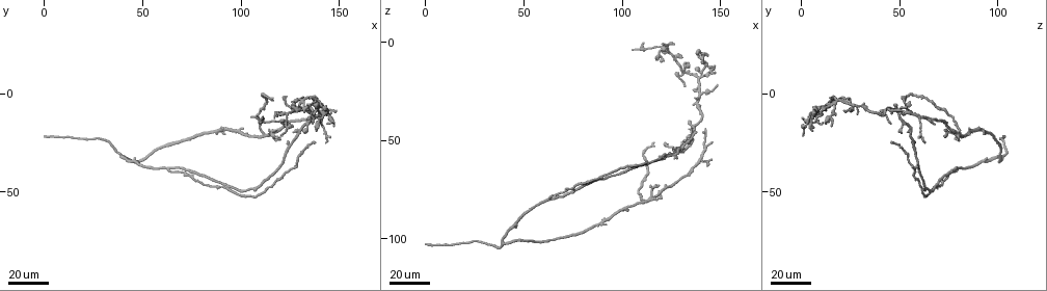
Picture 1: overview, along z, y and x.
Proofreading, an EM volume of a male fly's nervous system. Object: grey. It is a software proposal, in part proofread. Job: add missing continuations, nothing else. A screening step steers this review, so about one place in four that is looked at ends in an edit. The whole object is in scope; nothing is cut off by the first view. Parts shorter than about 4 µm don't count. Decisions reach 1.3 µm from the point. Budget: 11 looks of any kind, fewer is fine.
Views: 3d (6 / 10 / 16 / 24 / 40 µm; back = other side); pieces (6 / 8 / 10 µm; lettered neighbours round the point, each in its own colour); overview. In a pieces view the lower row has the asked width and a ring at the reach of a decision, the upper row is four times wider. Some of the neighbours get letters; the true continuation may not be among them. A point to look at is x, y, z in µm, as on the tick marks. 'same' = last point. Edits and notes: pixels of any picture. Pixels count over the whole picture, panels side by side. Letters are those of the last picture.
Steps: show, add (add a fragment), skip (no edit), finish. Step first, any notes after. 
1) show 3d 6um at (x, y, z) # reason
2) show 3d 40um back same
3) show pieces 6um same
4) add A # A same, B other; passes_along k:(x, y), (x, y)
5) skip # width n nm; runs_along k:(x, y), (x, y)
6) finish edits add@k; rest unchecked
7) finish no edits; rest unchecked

show 3d 24um at (118, 22, 73)

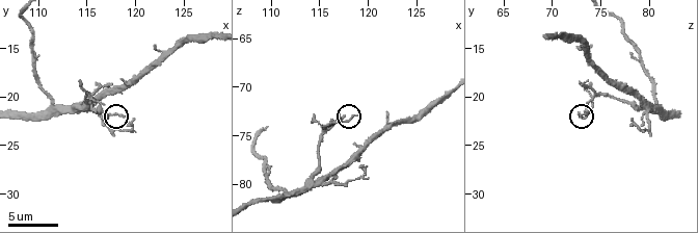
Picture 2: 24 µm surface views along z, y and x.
show 3d 6um at (118.6, 22.0, 73.0)

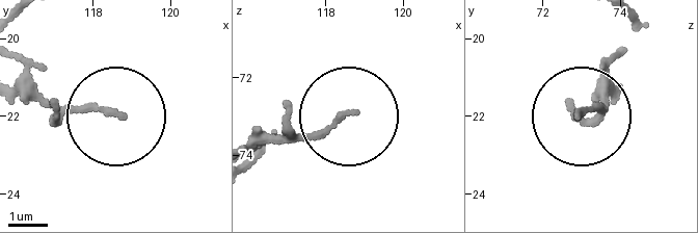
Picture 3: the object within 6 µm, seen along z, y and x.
show pieces 10um at (118.55, 21.95, 72.90)

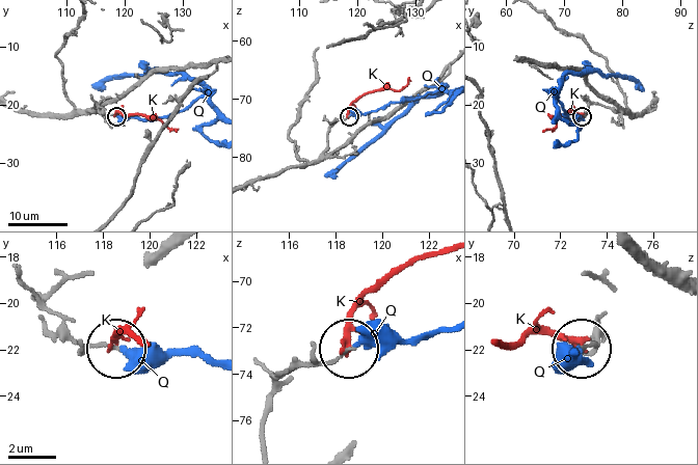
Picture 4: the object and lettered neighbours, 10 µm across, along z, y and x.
skip # K other, Q other; runs_along 4:(265, 447), (276, 382), (346, 349); no lettered fragment goes on from it

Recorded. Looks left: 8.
show 3d 24um at (121, 21, 1) # free end

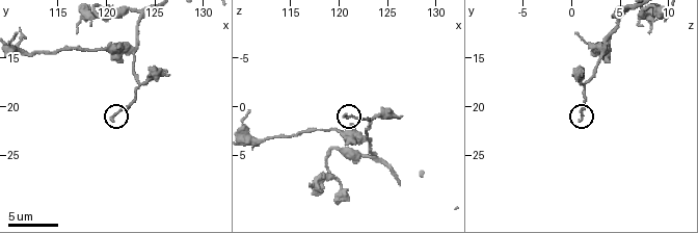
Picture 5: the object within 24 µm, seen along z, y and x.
show pieces 6um at (120.8, 21.4, 0.8) # what lies round it

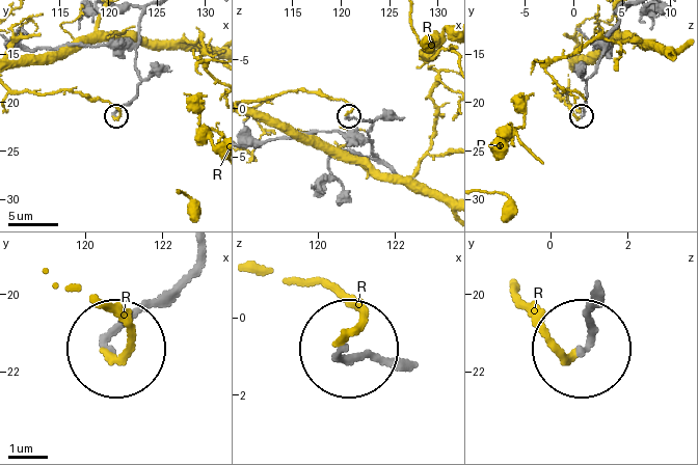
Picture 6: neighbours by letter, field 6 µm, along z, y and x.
skip # R other; runs_along 6:(383, 164), (371, 152), (371, 121), (348, 117); no lettered fragment goes on from it

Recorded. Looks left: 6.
show 3d 40um at (142, 7, 45) # long arm stops here

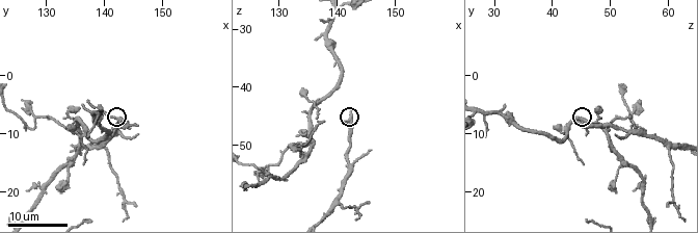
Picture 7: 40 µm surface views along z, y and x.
show pieces 10um at (142.5, 8.0, 44.0)

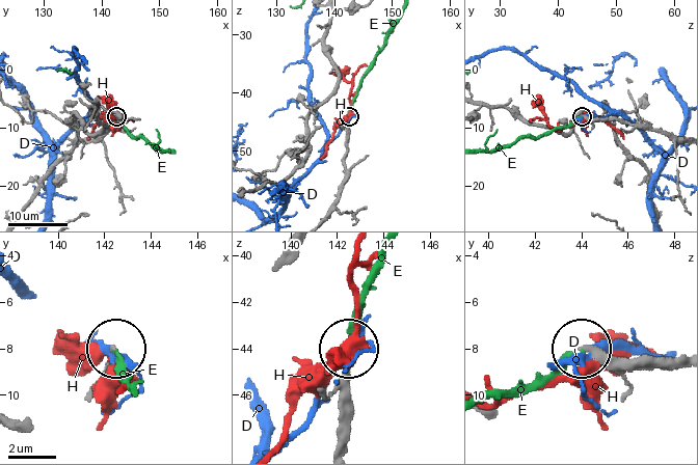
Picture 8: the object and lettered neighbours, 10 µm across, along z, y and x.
add E # width 240 nm; D other, E same, H other; passes_along 8:(648, 364), (609, 364), (583, 351), (484, 401); the neuron continues

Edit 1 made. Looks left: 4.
show overview

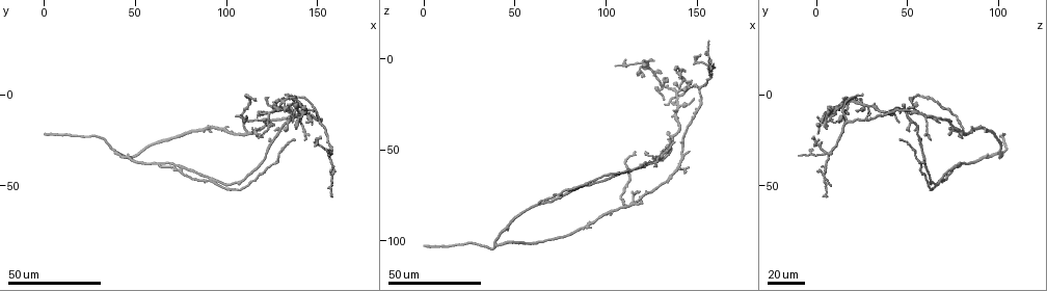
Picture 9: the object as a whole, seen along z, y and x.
show 3d 24um at (138, 26, 47) # end of a long branch

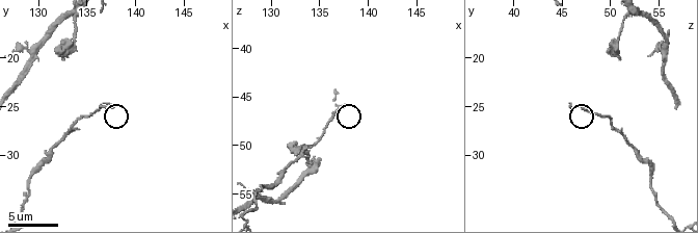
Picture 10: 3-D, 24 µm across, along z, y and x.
show 3d 10um at (137.6, 25.0, 46.2)

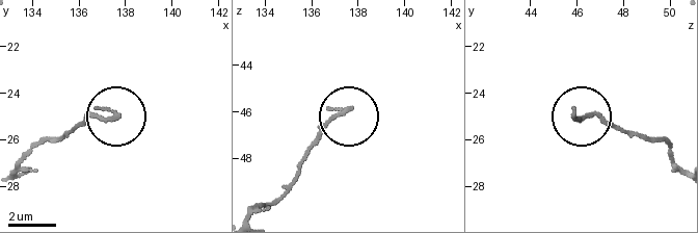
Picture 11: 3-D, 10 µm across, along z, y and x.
show pieces 10um at (137.5, 25.1, 45.8)

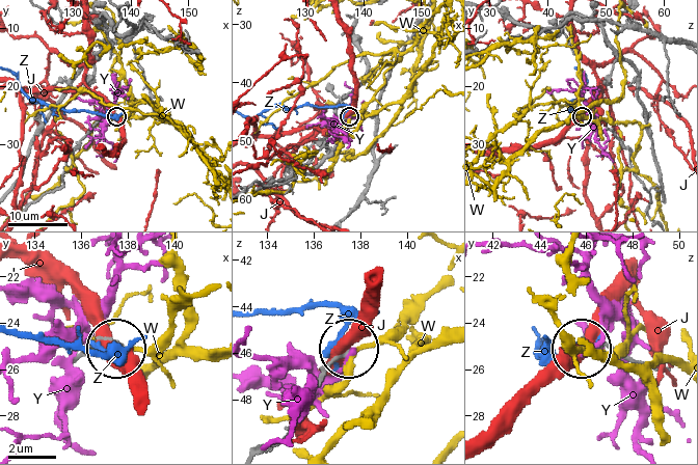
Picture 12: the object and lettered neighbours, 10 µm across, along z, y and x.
skip # J other, W other, Y other, Z other; none of them fits

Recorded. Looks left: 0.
finish edits add@8; rest unchecked

